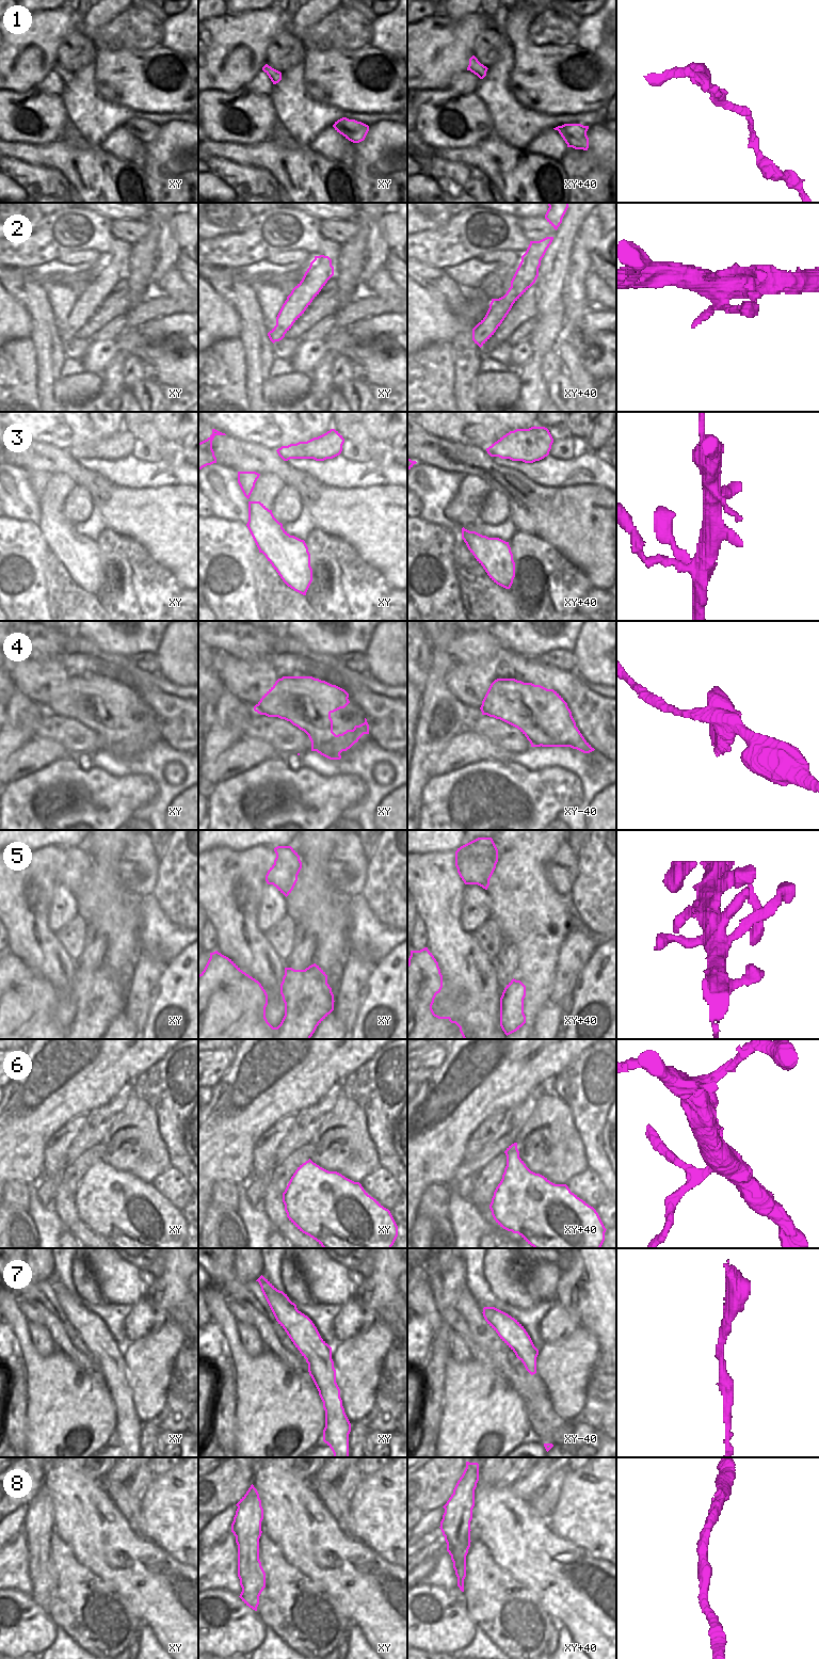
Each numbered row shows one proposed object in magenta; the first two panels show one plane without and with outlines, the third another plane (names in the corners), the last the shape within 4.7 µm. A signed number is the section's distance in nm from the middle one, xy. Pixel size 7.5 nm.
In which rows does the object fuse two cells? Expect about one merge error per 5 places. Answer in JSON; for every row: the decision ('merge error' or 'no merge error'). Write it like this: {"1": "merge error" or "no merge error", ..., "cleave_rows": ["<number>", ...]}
{"1": "no merge error", "2": "no merge error", "3": "no merge error", "4": "merge error", "5": "no merge error", "6": "no merge error", "7": "no merge error", "8": "no merge error", "cleave_rows": ["4"]}

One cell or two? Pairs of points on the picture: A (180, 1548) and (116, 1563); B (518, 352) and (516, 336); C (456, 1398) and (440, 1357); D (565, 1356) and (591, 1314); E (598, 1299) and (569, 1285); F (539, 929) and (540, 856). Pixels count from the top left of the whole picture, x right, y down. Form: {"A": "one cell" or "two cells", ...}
{"A": "two cells", "B": "two cells", "C": "two cells", "D": "two cells", "E": "one cell", "F": "one cell"}

